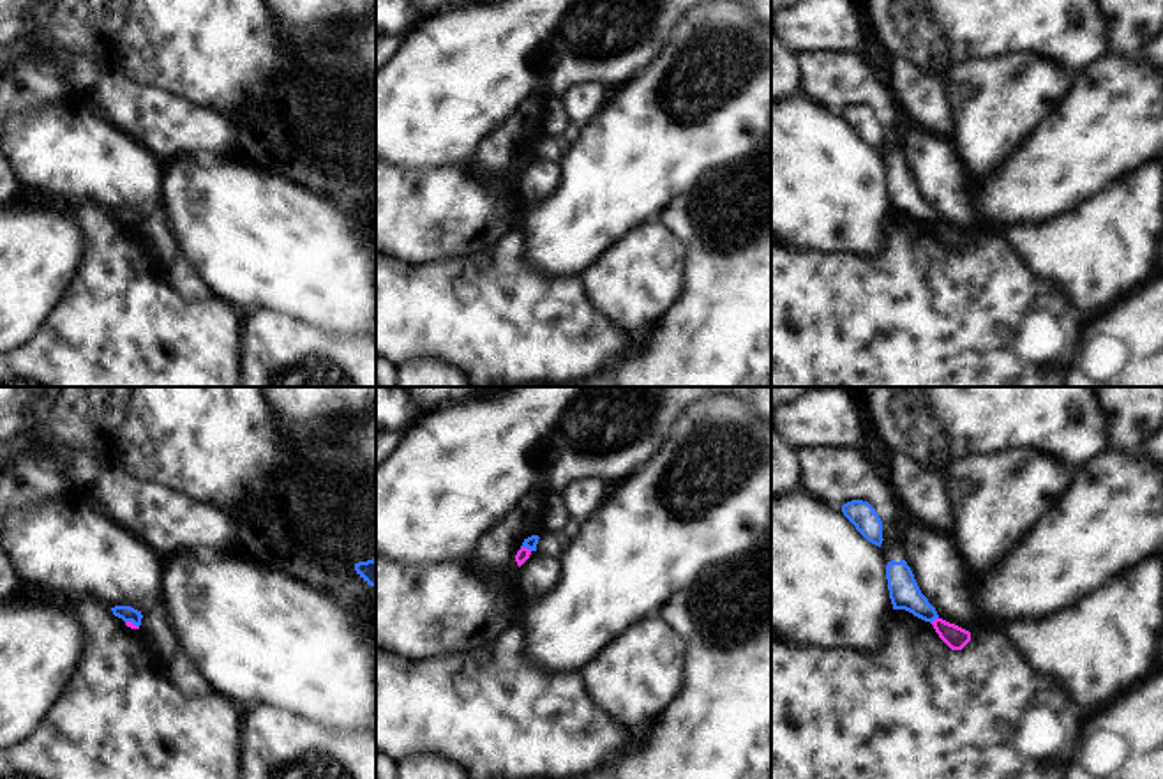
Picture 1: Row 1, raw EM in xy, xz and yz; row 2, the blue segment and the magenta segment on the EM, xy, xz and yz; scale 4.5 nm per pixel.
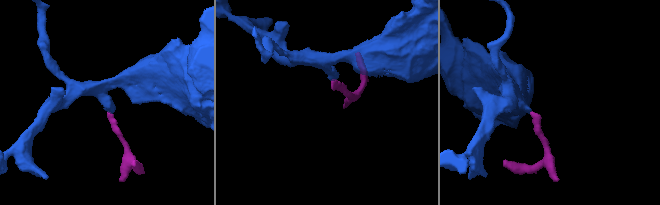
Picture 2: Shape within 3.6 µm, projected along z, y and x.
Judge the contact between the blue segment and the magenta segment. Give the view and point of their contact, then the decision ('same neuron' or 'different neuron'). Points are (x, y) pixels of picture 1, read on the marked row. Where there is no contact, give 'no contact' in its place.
xz (526, 546) | different neuron

